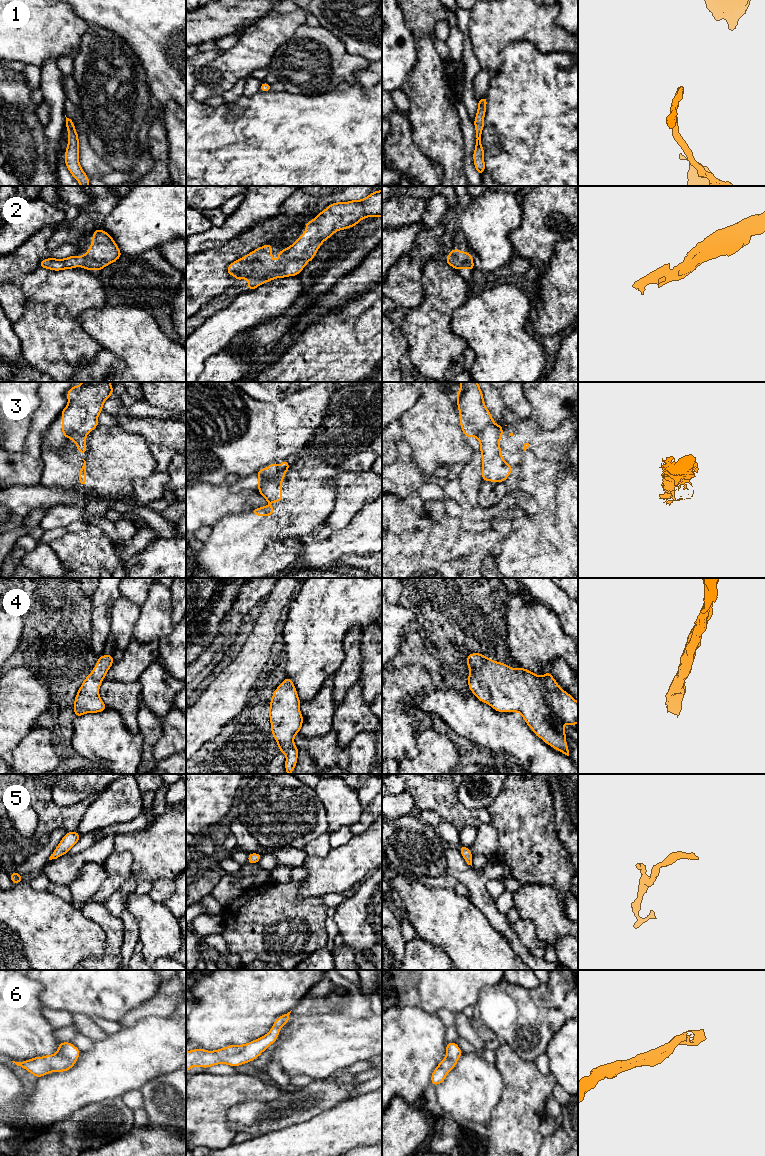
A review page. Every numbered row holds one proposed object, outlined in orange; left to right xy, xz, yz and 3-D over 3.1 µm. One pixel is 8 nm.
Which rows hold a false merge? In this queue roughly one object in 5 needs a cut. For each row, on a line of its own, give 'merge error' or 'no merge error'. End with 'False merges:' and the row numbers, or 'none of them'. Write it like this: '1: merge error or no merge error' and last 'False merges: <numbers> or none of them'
1: no merge error
2: no merge error
3: merge error
4: no merge error
5: no merge error
6: no merge error
False merges: 3

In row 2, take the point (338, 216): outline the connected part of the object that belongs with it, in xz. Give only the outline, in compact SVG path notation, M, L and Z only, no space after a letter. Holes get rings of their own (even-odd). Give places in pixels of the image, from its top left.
M382 190L374 191L361 200L331 203L313 220L305 223L306 231L302 232L301 237L294 244L280 250L279 258L276 261L272 260L272 245L269 243L232 262L226 273L231 276L234 275L237 281L246 278L248 280L248 291L252 291L276 278L299 275L306 264L315 257L316 252L325 240L329 239L336 231L356 226L366 217L382 217Z

